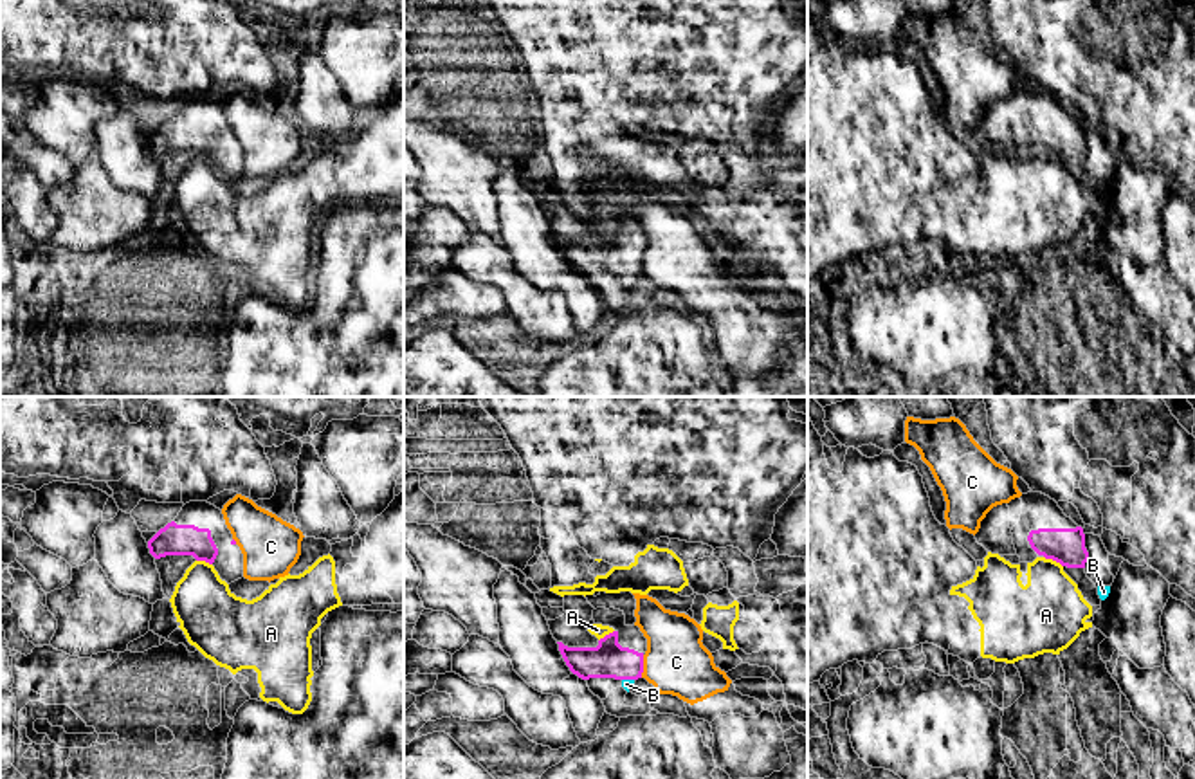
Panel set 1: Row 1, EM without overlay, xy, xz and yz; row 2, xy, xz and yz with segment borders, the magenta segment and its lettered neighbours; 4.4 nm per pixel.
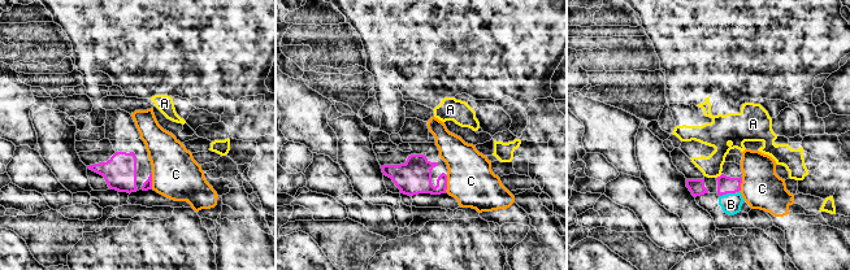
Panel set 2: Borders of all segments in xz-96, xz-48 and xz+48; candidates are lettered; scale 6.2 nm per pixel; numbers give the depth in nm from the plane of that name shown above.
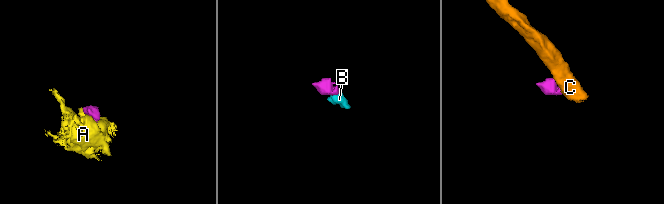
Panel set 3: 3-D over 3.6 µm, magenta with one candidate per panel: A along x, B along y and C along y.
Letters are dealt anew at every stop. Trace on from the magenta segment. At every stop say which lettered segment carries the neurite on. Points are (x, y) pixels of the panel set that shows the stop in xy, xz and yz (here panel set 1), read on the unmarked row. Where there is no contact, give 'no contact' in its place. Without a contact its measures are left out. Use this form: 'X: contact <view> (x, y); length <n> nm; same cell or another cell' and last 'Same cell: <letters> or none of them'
A: contact yz (1053, 155); length 100 nm; another cell
B: contact xz (628, 274); length 60 nm; same cell
C: contact xz (642, 262); length 110 nm; another cell
Same cell: B

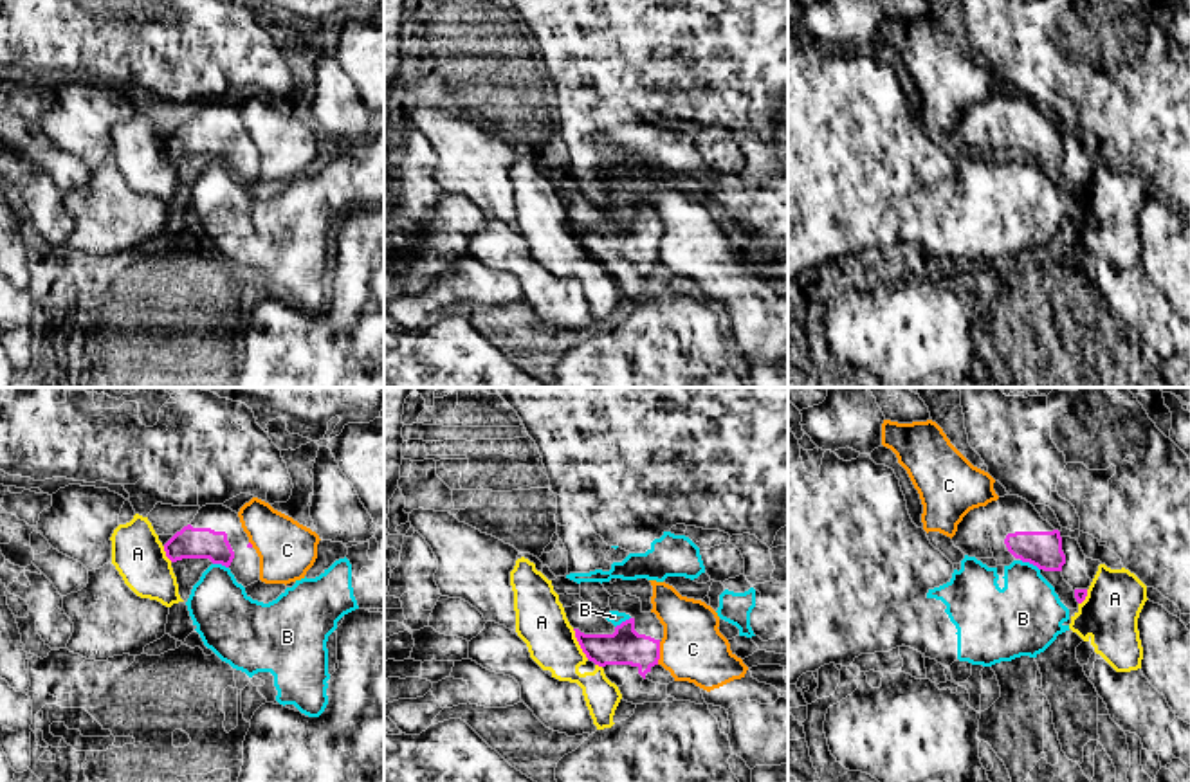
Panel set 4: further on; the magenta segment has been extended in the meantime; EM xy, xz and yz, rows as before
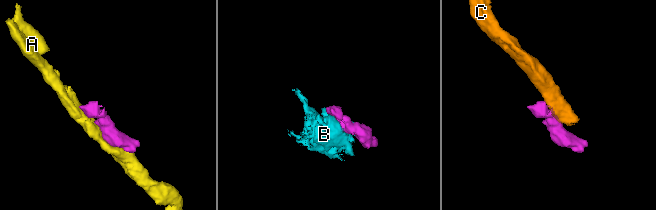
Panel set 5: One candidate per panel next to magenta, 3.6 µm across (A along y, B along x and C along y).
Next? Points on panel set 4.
A: contact xz (579, 240); length 150 nm; another cell
B: contact yz (1030, 159); length 100 nm; another cell
C: contact xz (659, 249); length 110 nm; another cell
Same cell: none of them

